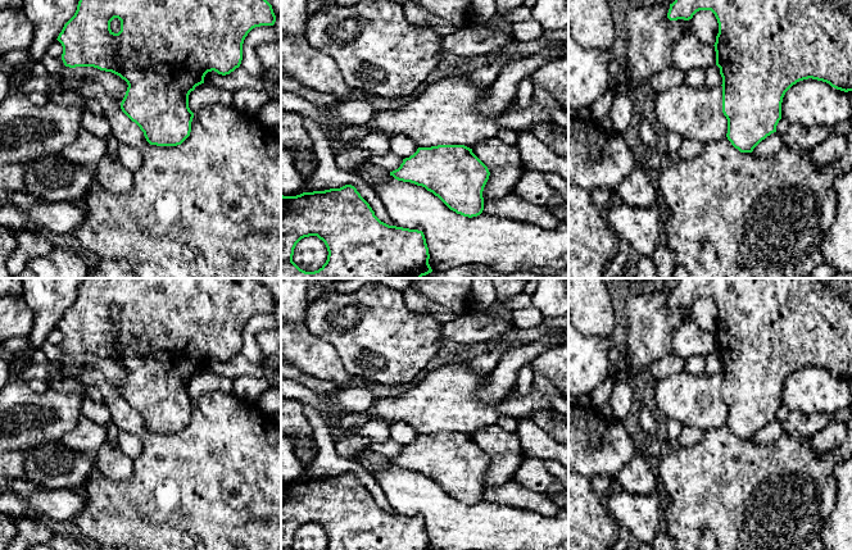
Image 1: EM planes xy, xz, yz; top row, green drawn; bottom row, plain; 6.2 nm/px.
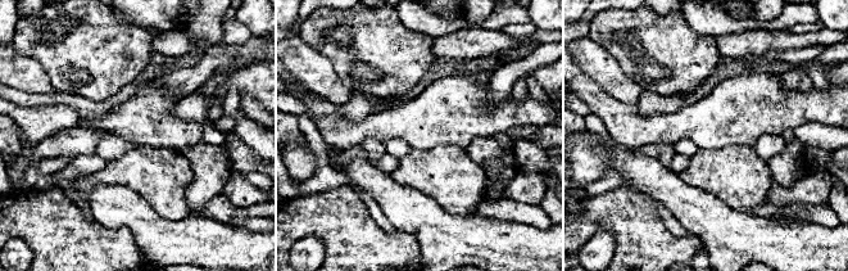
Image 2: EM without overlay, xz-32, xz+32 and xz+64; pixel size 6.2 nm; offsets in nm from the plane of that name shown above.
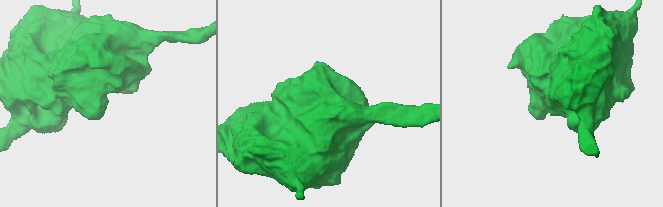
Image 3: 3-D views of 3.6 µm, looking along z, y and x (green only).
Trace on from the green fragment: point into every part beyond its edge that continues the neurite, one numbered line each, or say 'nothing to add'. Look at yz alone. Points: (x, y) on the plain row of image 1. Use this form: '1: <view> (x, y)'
nothing to add

